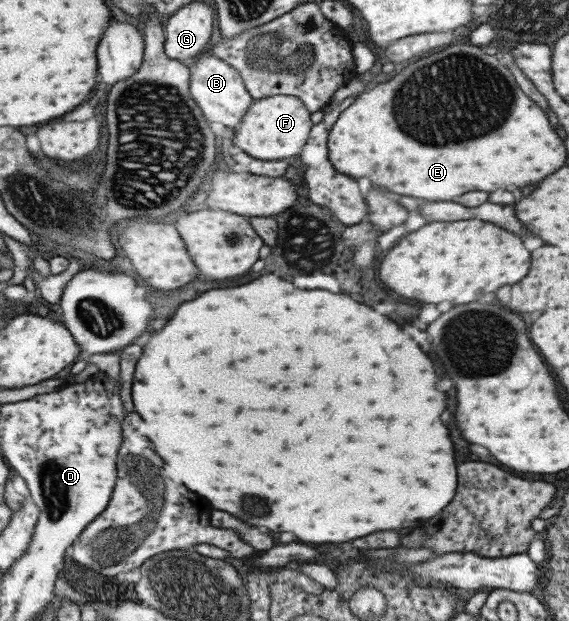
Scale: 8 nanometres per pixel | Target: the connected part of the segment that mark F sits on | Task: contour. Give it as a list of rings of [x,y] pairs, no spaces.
[[[280,94],[255,99],[246,116],[235,129],[233,144],[258,160],[286,160],[299,156],[308,144],[314,128],[312,113],[306,103],[297,96]]]

